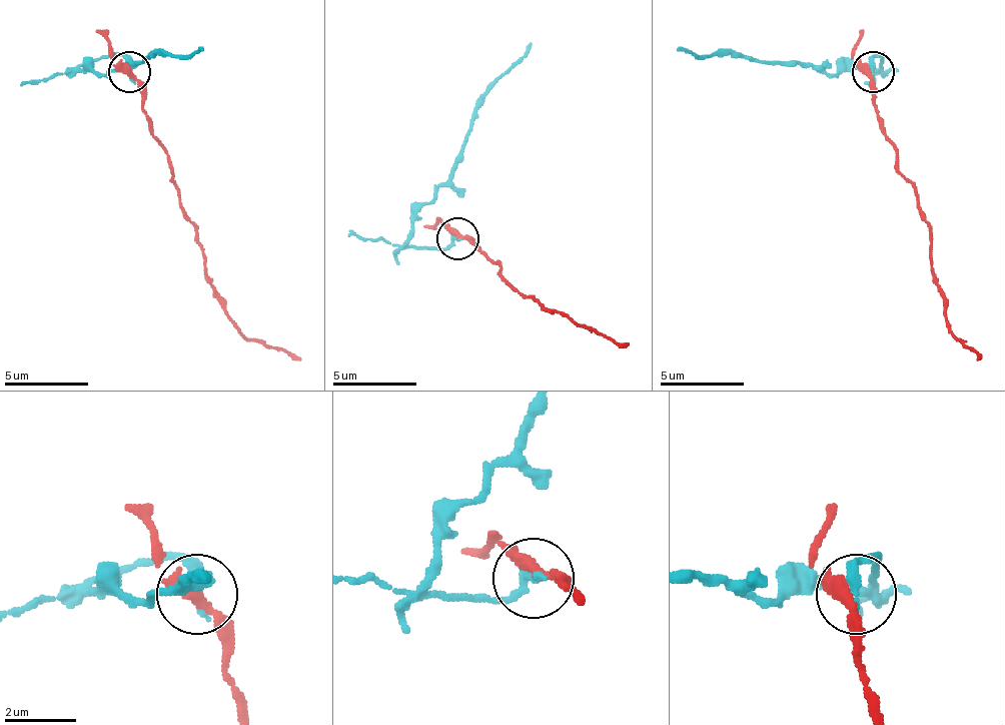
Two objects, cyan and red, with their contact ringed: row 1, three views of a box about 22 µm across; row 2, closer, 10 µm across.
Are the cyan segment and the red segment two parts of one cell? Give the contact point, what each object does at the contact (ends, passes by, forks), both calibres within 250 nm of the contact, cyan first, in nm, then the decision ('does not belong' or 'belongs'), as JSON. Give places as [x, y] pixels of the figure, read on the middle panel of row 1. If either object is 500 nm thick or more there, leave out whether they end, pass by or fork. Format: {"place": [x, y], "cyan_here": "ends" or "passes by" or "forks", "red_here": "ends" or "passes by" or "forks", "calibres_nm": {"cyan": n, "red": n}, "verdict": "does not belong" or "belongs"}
{"place": [457, 238], "cyan_here": "ends", "red_here": "ends", "calibres_nm": {"cyan": 360, "red": 480}, "verdict": "does not belong"}

